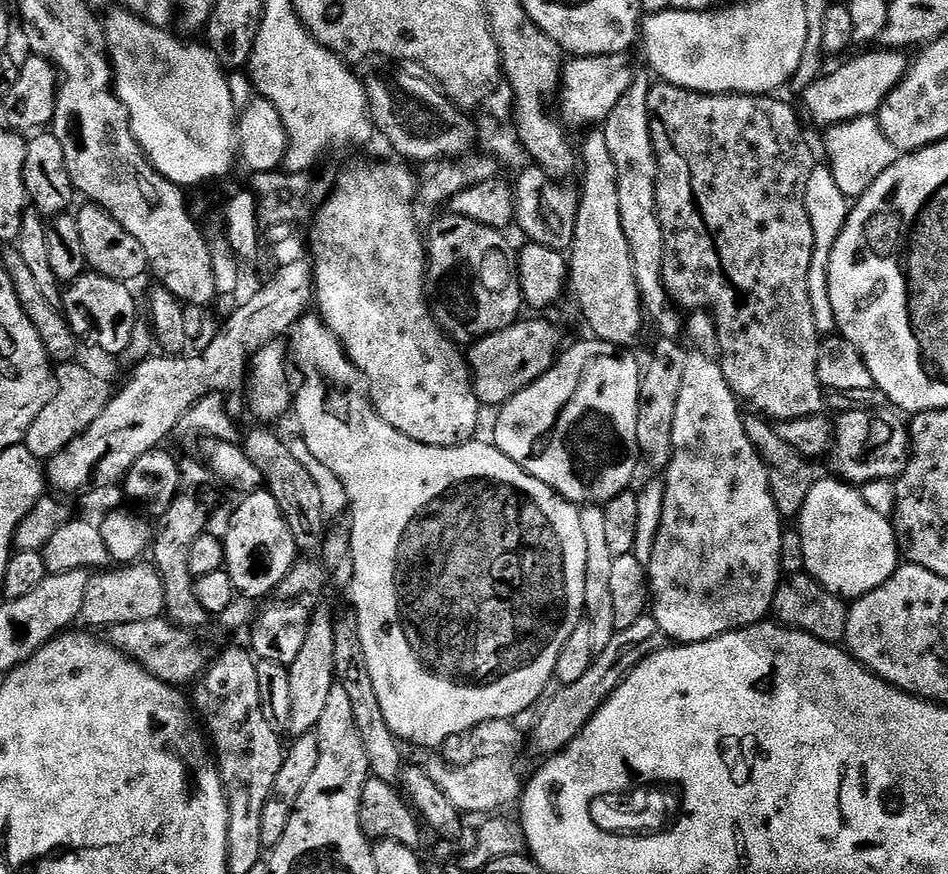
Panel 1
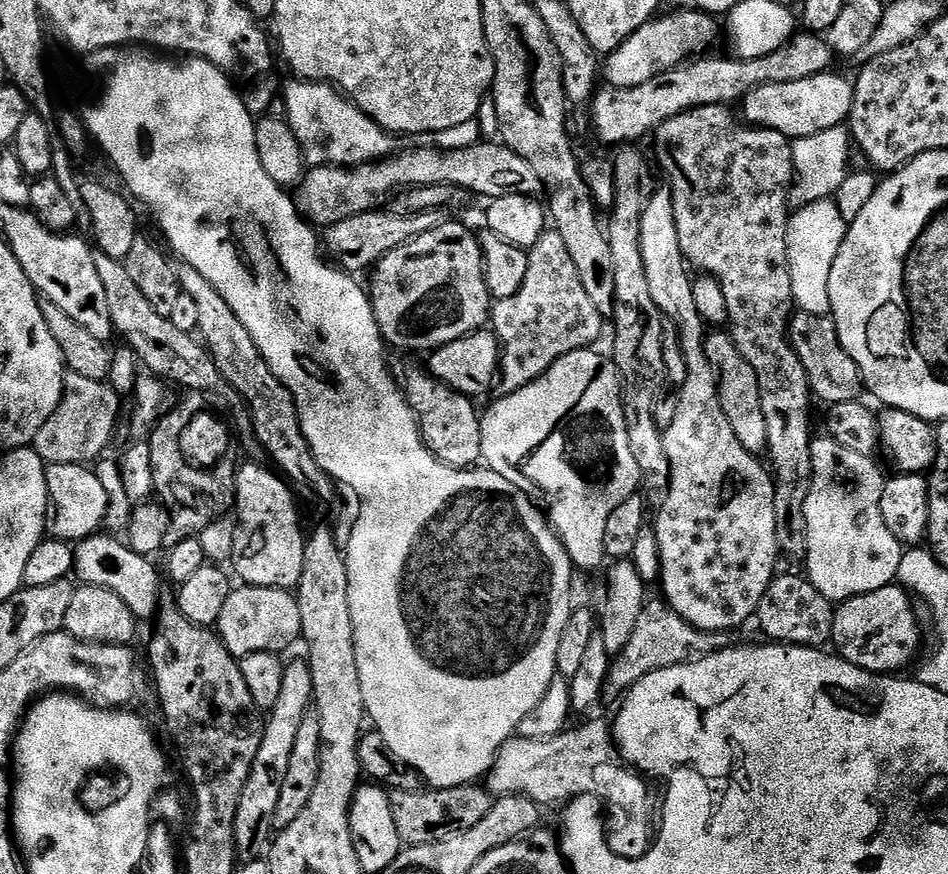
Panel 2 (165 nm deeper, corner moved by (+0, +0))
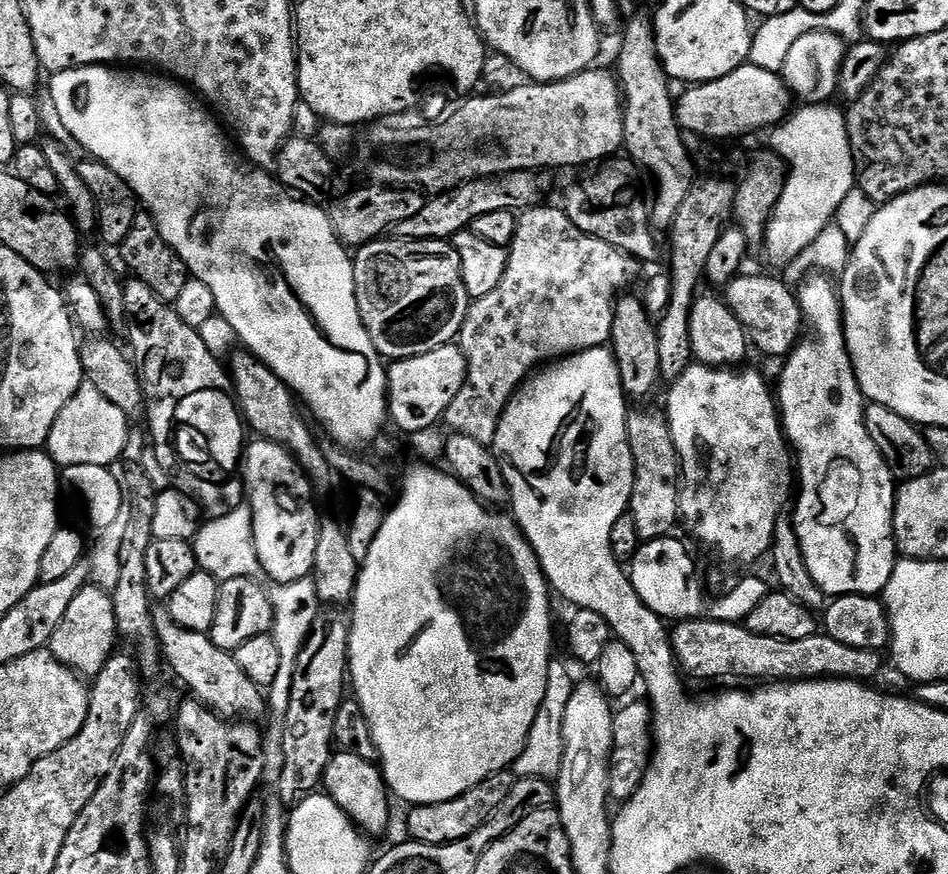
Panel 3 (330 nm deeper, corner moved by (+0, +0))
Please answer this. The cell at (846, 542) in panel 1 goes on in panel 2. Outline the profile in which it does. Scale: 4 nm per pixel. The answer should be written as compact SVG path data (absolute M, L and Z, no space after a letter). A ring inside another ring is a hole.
M827 434L817 435L812 441L812 484L808 488L808 497L806 498L806 534L808 535L808 555L806 557L808 572L806 571L806 578L826 599L833 602L843 602L855 596L878 590L882 586L893 583L898 574L902 545L898 538L894 538L894 534L890 534L890 530L886 530L886 522L882 519L882 490L886 476L885 473L880 473L876 462L873 457L866 454L854 454L854 450L846 450L846 446L842 446L833 436Z

